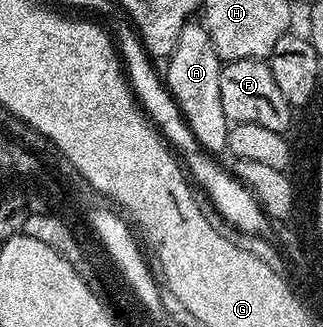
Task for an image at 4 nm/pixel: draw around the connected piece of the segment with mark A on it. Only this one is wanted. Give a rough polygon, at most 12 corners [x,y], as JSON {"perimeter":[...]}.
{"perimeter":[[204,23],[183,26],[165,86],[206,152],[224,153],[223,61]]}

